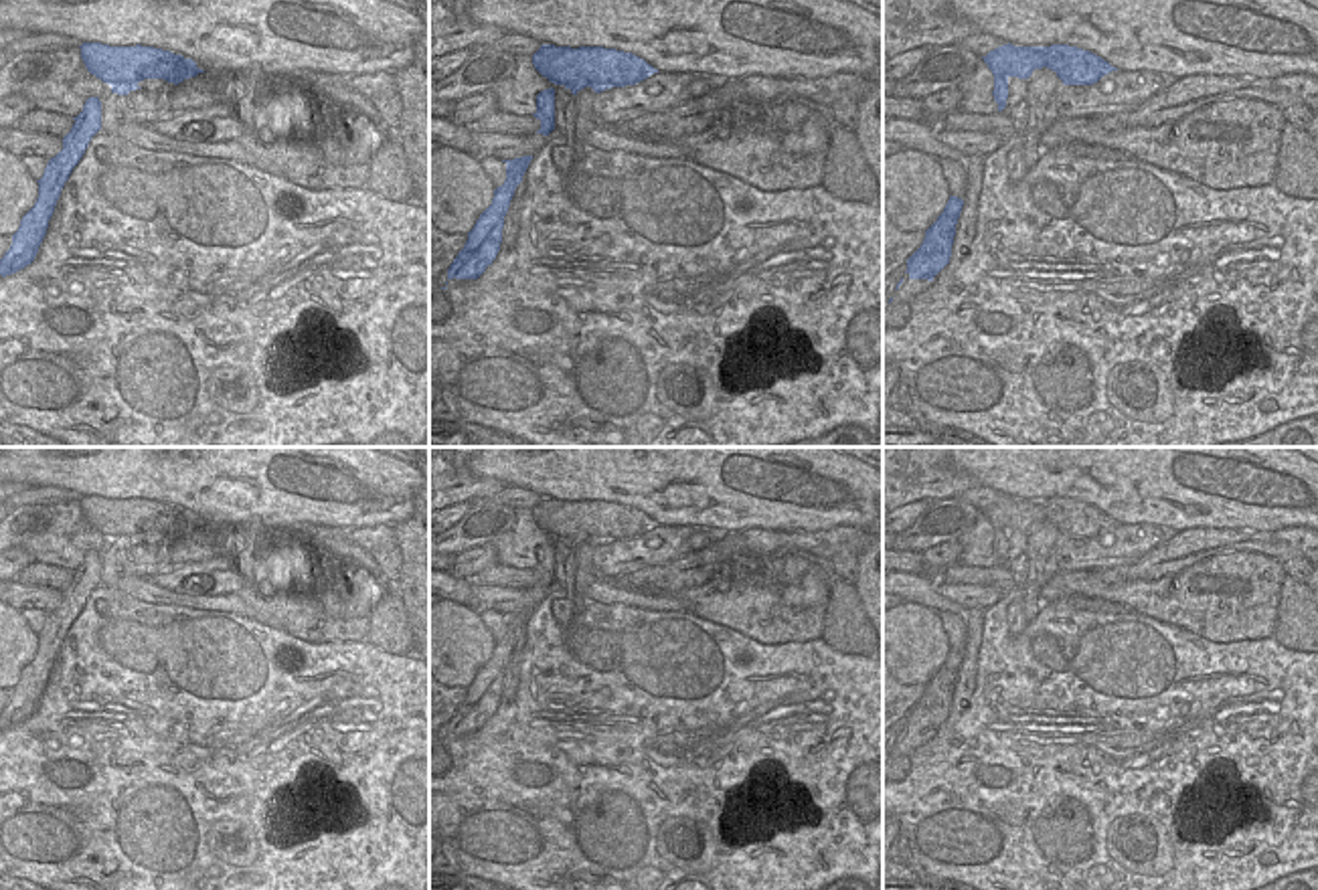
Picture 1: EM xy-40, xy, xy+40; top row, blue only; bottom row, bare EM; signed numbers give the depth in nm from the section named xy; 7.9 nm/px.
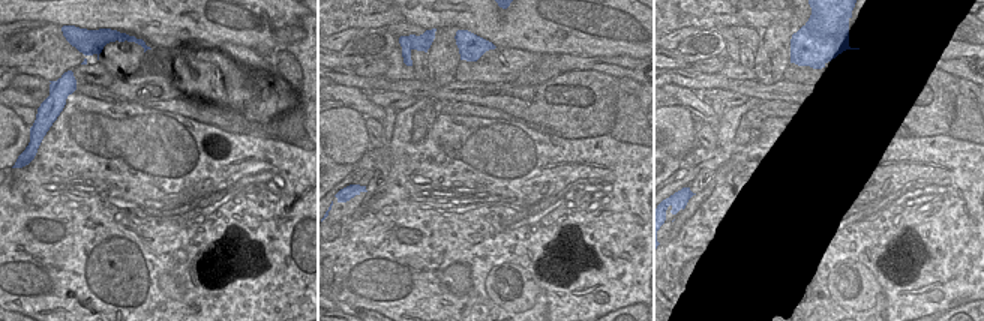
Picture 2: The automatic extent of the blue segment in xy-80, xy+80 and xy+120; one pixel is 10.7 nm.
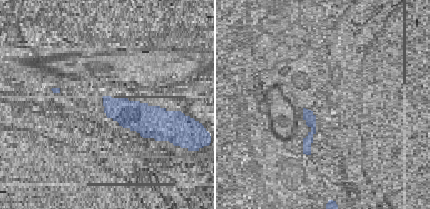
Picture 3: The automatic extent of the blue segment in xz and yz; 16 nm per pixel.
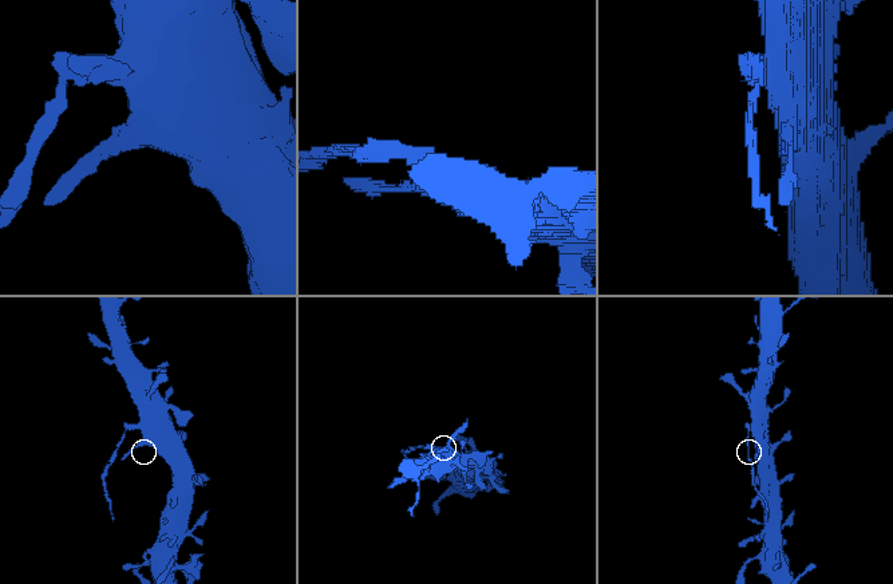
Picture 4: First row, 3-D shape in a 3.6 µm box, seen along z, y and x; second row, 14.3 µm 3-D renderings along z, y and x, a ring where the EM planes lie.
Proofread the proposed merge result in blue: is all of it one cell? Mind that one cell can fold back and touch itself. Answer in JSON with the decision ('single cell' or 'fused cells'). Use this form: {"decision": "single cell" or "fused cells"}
{"decision": "fused cells"}

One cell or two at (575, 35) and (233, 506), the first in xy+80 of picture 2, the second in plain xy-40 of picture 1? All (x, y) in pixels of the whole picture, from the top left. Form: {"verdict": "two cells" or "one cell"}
{"verdict": "one cell"}

